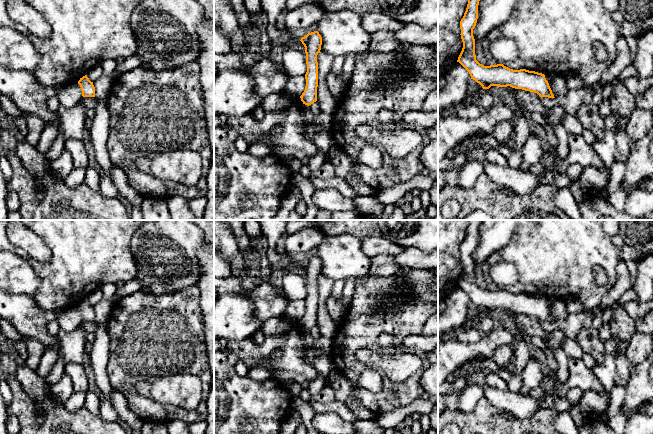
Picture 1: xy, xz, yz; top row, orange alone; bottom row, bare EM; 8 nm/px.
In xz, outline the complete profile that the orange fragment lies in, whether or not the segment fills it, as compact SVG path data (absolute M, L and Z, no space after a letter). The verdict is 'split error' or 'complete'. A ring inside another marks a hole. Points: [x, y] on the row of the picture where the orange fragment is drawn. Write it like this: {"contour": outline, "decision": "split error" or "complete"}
{"contour": "M318 31L308 33L300 40L305 47L307 72L306 86L300 96L303 104L309 106L317 101L318 62L317 55L321 50L322 37Z", "decision": "complete"}

